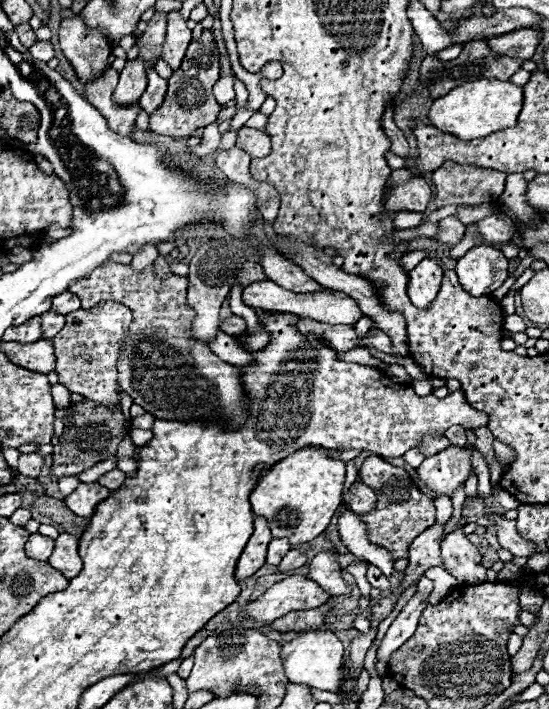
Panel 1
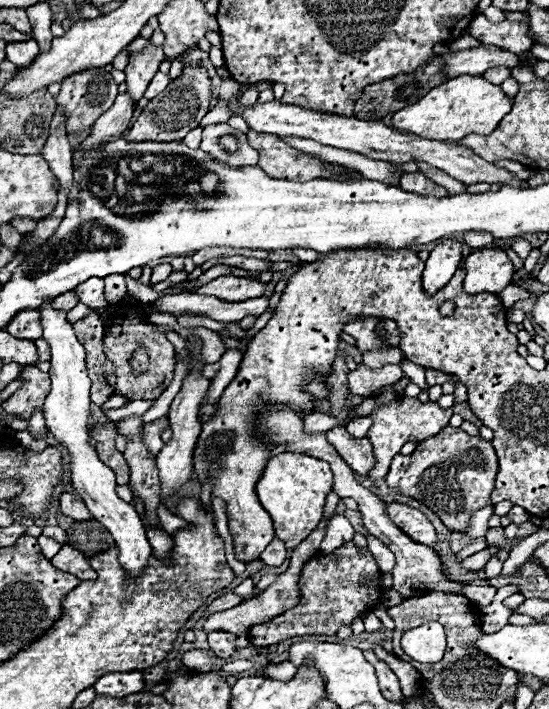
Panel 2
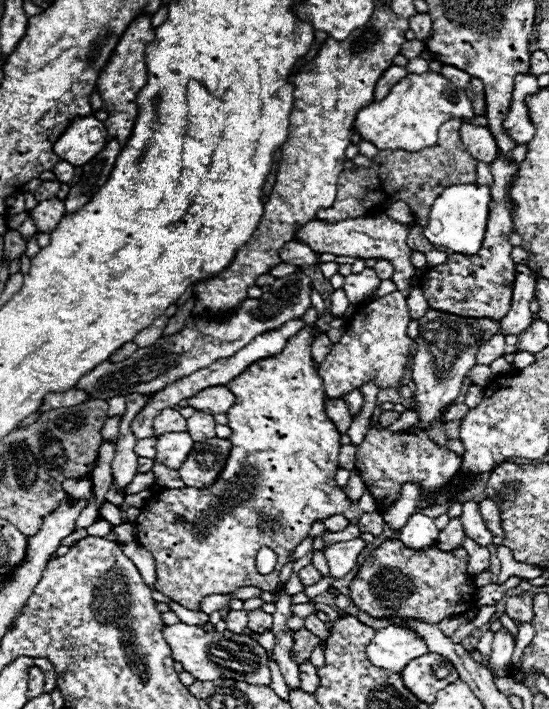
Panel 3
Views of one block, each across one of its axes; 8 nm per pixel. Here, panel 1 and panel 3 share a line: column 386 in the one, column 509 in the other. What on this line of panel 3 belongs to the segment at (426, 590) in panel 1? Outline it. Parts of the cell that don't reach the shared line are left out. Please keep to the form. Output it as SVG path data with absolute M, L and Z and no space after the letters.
M500 628L494 634L494 642L492 642L492 654L490 654L490 662L492 668L498 676L510 676L510 658L516 646L516 638L512 632L508 632L506 628Z

